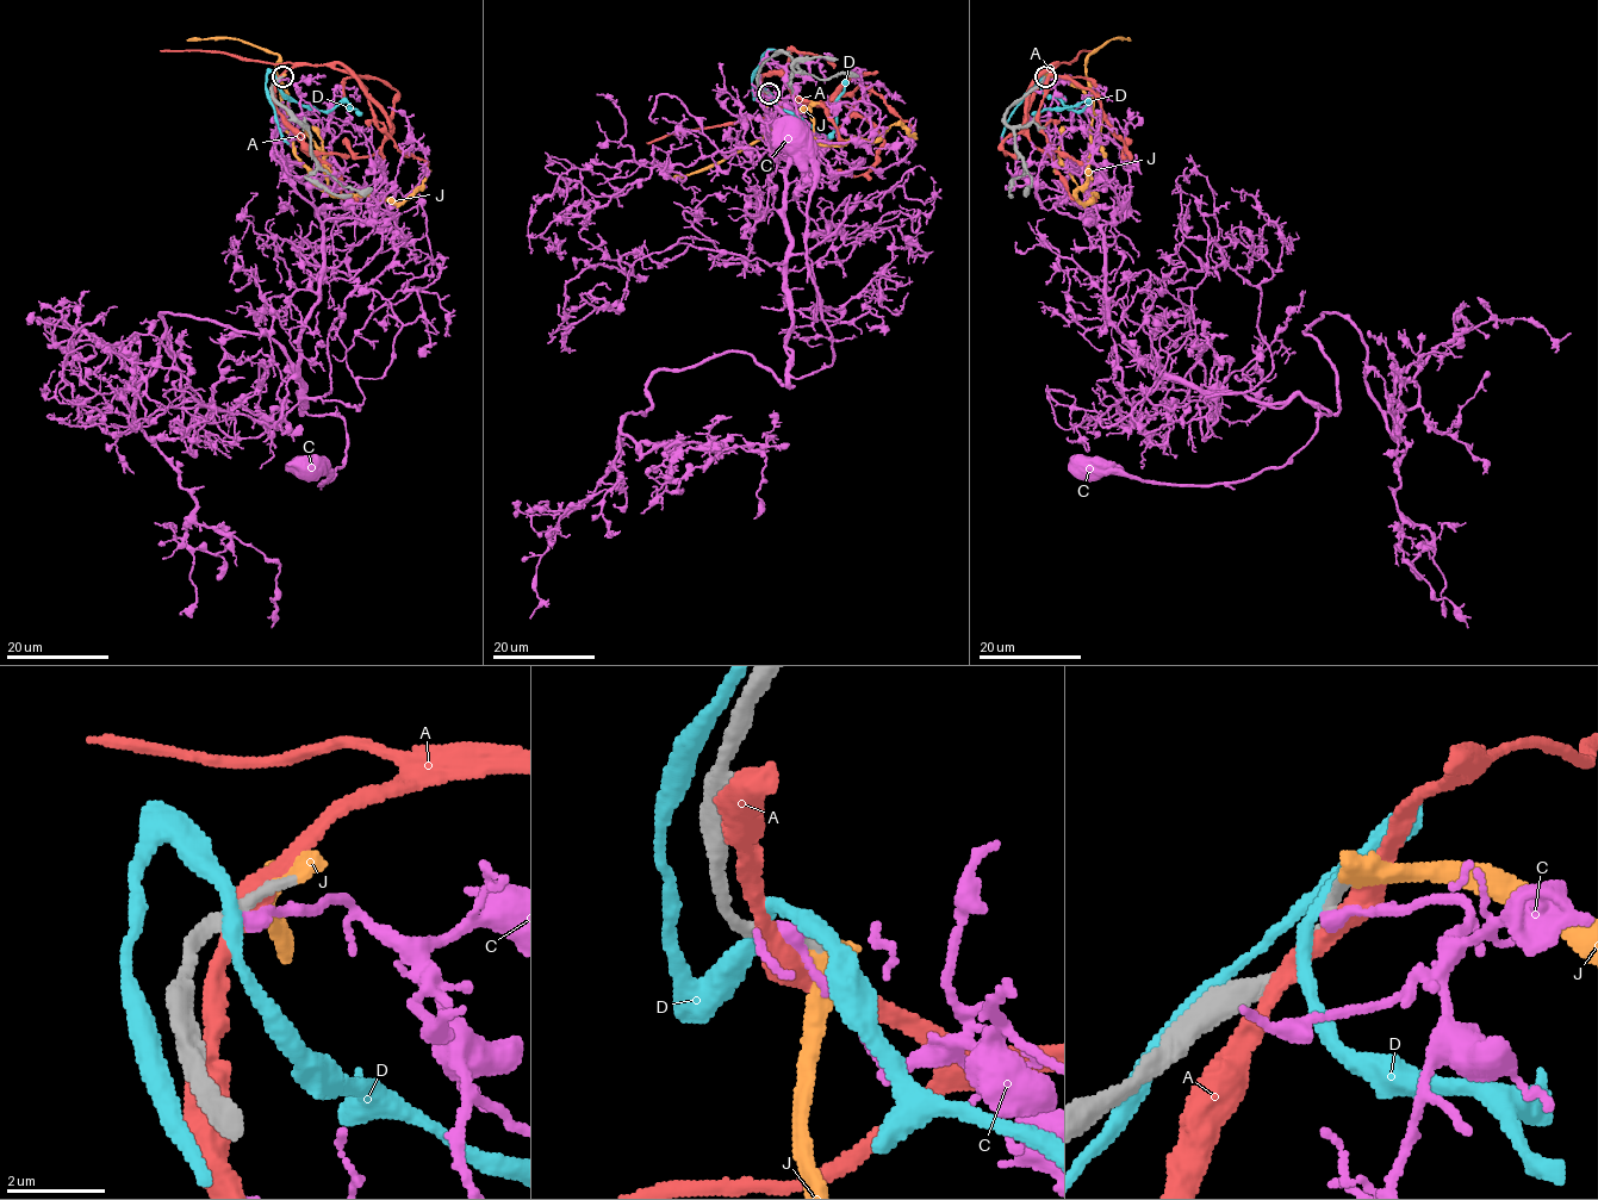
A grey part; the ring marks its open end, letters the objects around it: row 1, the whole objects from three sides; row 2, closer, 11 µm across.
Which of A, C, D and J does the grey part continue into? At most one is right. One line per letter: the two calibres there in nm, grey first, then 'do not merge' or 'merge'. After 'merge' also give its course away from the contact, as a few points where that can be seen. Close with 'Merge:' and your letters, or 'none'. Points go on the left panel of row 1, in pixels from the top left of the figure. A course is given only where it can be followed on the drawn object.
A: calibres 340 and 440 nm; do not merge
C: calibres 240 and 320 nm; do not merge
D: calibres 240 and 280 nm; do not merge
J: calibres 240 and 500 nm; merge; course (281, 76), (287, 94), (285, 131), (292, 140), (294, 156), (324, 193), (402, 203), (422, 184), (426, 165)
Merge: J

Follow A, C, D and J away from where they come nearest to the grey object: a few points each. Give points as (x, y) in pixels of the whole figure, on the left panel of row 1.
A: (278, 79), (290, 67), (333, 64), (378, 78), (396, 91), (390, 135), (378, 150), (356, 157), (343, 140)
C: (278, 80), (302, 112), (272, 143), (322, 235), (299, 395), (347, 439), (331, 479), (312, 467)
D: (277, 80), (279, 91), (294, 100), (330, 111), (347, 101), (360, 113)
J: (281, 76), (287, 94), (285, 131), (292, 140), (294, 156), (324, 193), (402, 203), (422, 184), (426, 165)

